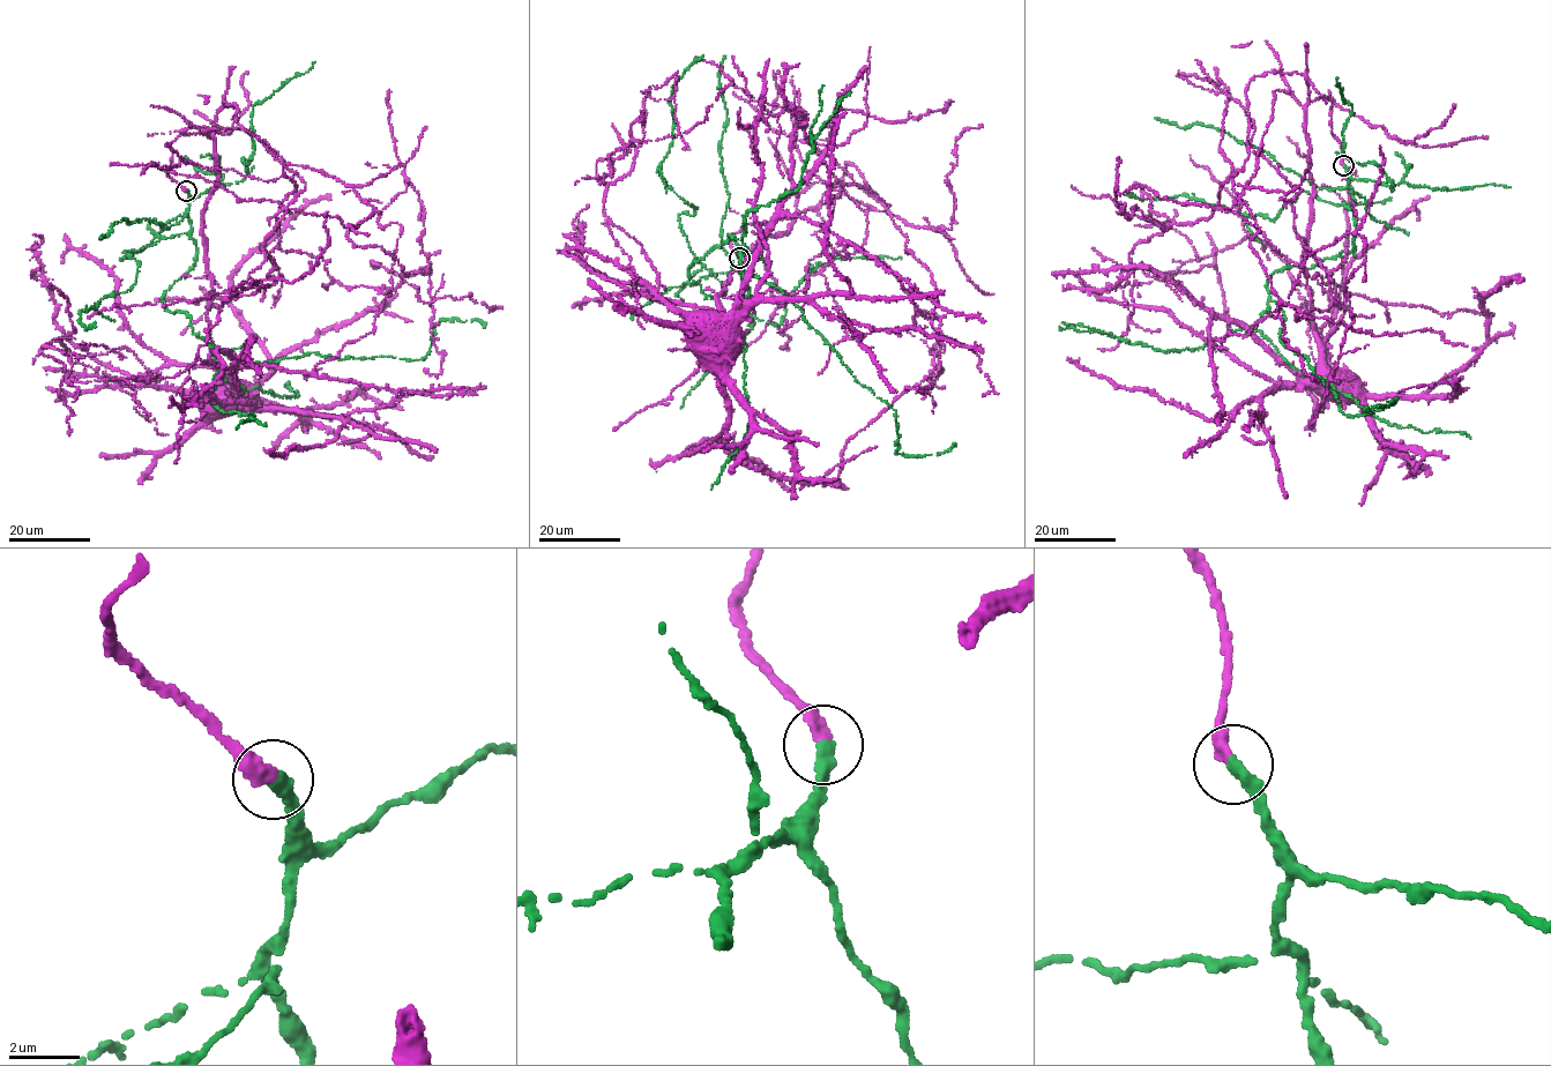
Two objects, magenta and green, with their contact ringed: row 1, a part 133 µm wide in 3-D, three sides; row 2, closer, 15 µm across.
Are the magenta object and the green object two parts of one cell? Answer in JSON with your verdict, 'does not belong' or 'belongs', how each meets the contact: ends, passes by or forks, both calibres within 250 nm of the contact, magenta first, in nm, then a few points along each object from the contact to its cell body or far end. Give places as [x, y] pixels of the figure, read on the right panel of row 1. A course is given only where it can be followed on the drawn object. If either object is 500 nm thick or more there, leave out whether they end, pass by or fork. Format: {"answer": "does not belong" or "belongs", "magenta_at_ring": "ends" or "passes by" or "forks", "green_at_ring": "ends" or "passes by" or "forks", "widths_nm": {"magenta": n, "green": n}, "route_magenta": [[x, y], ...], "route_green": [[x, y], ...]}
{"answer": "belongs", "magenta_at_ring": "ends", "green_at_ring": "ends", "widths_nm": {"magenta": 420, "green": 400}, "route_magenta": [[1343, 165], [1333, 103], [1311, 101], [1313, 204], [1302, 256], [1318, 377]], "route_green": [[1343, 165], [1355, 248], [1283, 267], [1266, 286], [1281, 342], [1341, 411], [1395, 399], [1363, 410]]}

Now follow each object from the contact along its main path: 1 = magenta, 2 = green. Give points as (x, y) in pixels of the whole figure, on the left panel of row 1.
1: (187, 191), (169, 176), (171, 143), (198, 126), (218, 172), (202, 215), (206, 320), (228, 392), (208, 404)
2: (187, 191), (194, 265), (162, 298), (230, 357), (414, 360), (430, 352), (441, 319), (477, 319), (484, 327)

